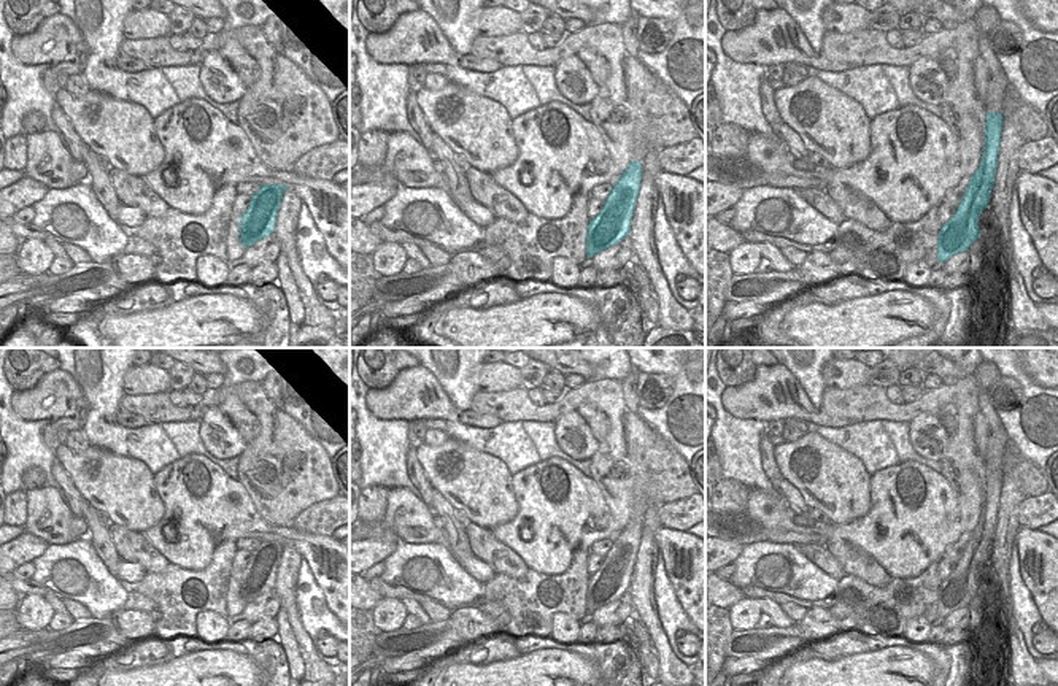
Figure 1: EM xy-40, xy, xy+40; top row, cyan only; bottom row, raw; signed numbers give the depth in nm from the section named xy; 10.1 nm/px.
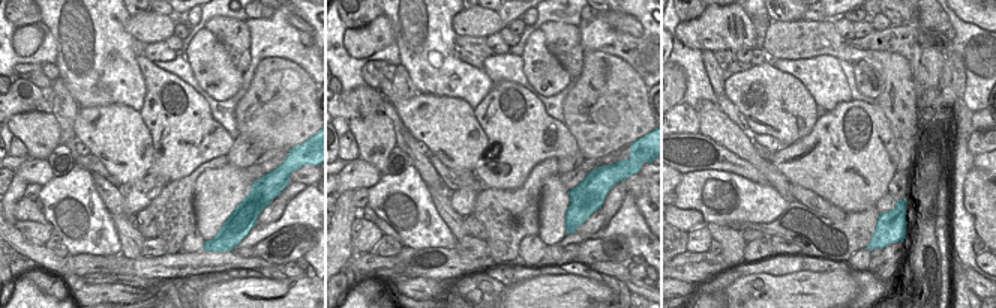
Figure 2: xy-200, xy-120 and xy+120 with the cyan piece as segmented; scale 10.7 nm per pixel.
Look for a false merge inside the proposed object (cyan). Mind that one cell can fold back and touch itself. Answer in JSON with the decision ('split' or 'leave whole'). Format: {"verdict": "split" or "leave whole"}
{"verdict": "split"}

